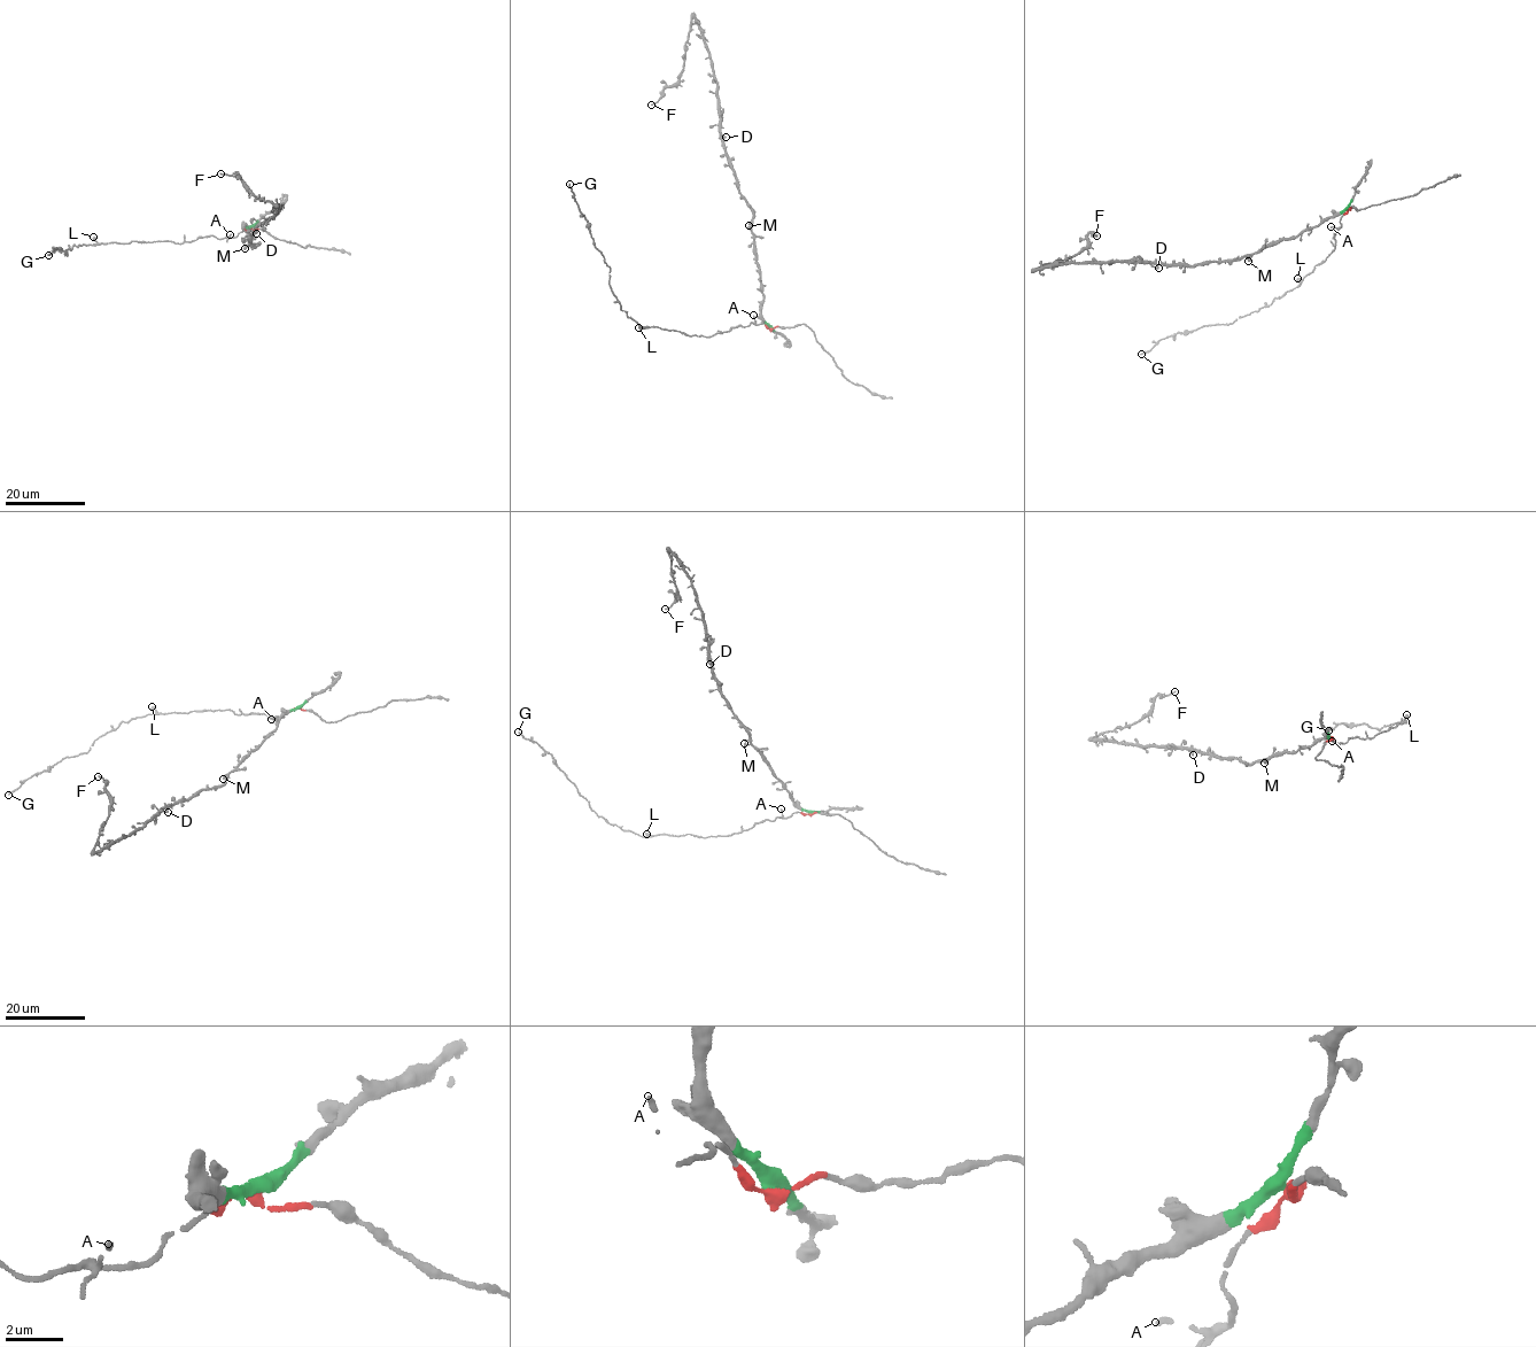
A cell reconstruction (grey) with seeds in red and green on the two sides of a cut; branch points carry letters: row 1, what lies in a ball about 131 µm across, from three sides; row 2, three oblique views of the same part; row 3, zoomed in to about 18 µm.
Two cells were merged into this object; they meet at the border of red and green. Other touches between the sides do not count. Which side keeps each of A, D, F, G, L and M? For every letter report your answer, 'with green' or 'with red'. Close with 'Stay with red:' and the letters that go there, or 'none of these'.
A: with red
D: with green
F: with green
G: with red
L: with red
M: with green
Stay with red: A, G, L

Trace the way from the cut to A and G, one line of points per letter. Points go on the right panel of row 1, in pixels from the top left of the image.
A: (1349, 208), (1340, 219), (1341, 226), (1331, 227)
G: (1349, 208), (1340, 219), (1337, 232), (1334, 233), (1335, 249), (1290, 291), (1232, 323), (1177, 333), (1141, 354)

